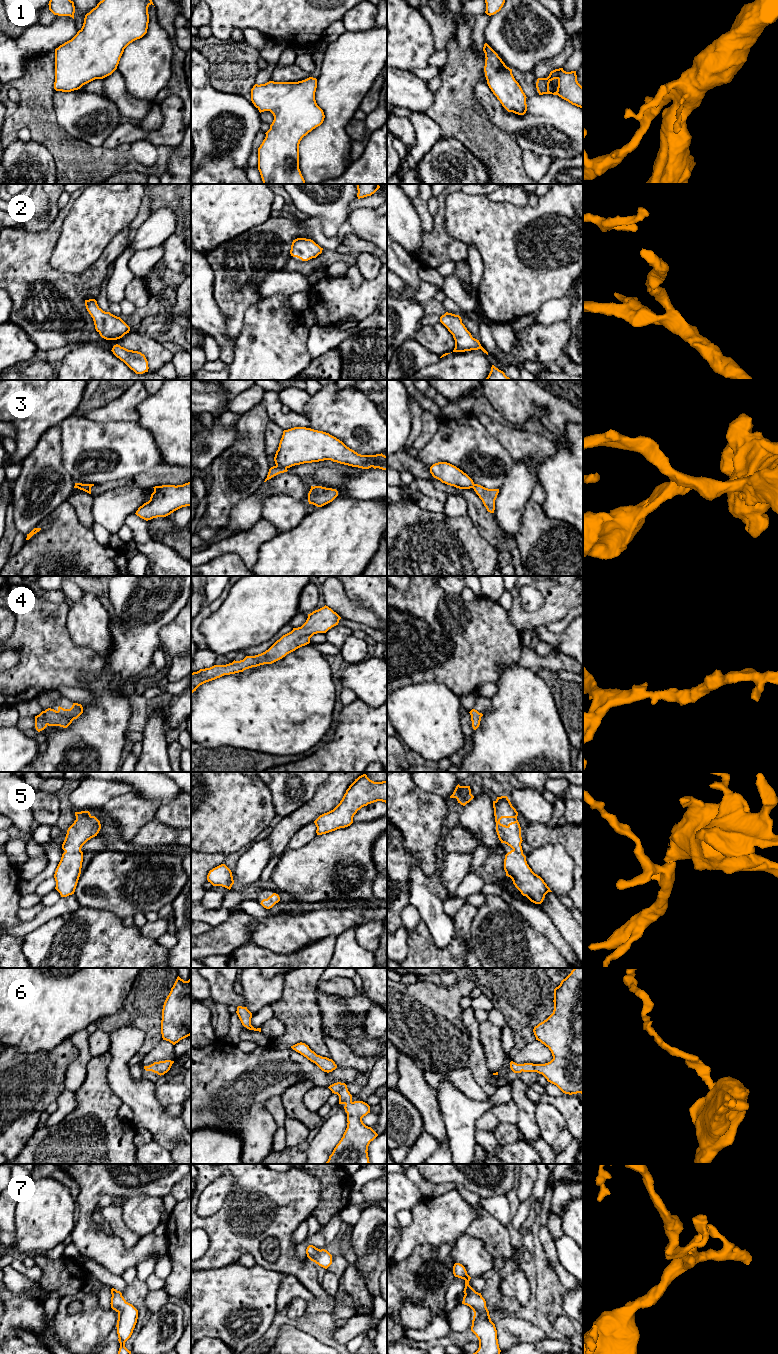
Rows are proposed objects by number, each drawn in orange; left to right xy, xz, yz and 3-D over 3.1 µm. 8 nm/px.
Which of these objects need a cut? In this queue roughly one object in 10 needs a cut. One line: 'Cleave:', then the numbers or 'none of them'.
Cleave: 3

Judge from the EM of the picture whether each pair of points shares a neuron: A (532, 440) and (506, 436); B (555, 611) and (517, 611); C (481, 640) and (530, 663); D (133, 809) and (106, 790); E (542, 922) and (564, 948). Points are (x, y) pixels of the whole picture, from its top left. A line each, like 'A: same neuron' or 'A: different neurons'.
A: same neuron
B: same neuron
C: different neurons
D: different neurons
E: same neuron

